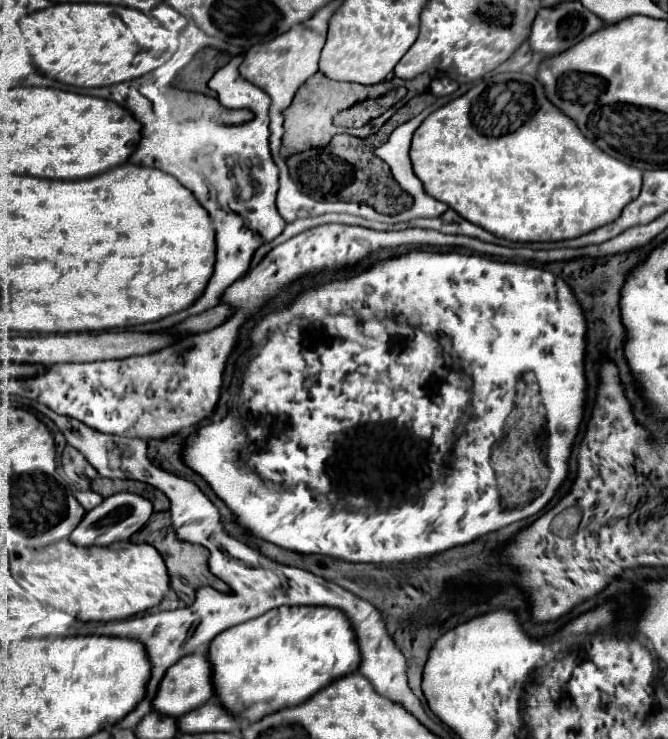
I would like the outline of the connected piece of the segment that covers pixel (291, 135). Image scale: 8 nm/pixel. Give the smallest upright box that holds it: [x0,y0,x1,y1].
[281,71,429,157]

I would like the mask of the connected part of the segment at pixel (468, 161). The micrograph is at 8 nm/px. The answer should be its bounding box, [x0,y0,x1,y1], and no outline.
[411,73,641,243]

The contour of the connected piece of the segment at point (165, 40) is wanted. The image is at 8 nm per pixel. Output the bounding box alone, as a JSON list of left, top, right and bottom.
[19,3,177,87]

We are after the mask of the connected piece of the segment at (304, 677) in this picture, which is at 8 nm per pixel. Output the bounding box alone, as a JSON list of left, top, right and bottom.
[209,607,359,721]

